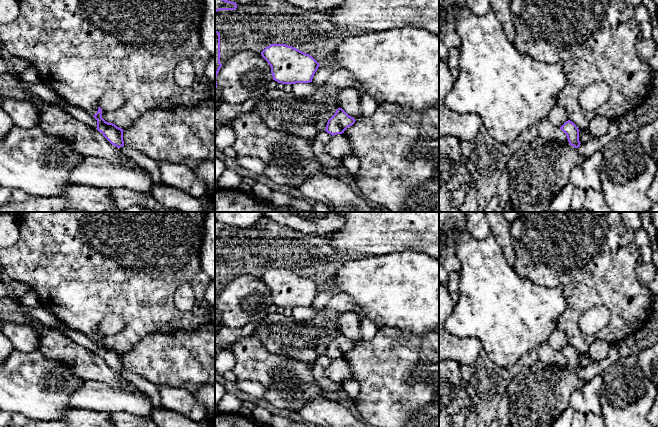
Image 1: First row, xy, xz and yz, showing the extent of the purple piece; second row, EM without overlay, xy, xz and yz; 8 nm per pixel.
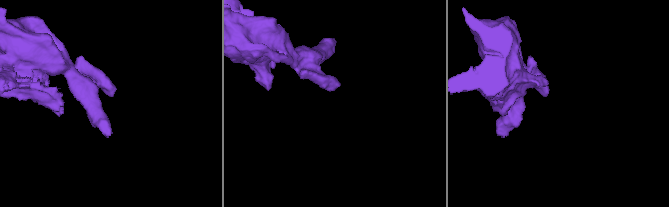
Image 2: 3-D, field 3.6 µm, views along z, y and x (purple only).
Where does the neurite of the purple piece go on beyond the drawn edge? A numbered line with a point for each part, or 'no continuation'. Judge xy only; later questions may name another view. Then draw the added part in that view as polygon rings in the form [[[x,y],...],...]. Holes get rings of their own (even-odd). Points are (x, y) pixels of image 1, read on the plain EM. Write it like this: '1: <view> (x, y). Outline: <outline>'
no continuation

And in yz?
no continuation

